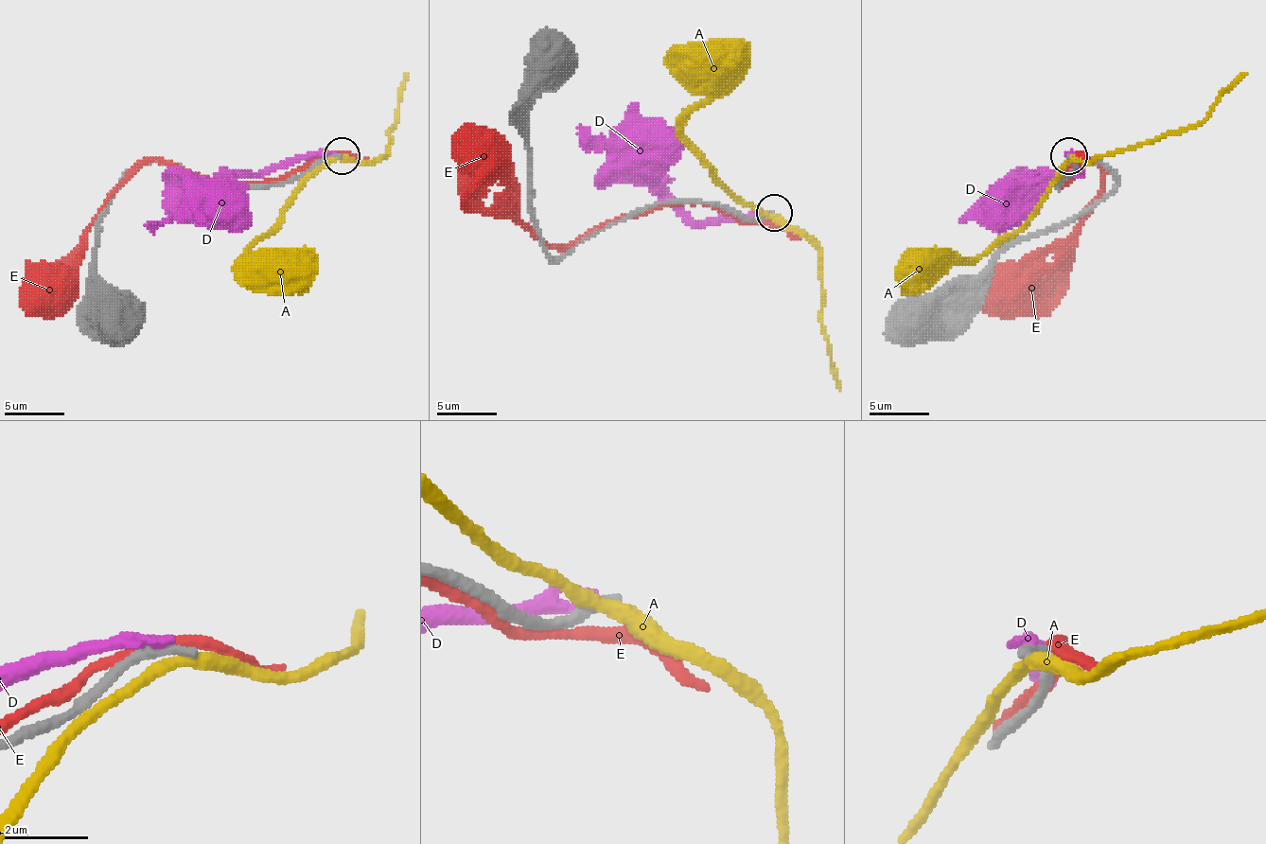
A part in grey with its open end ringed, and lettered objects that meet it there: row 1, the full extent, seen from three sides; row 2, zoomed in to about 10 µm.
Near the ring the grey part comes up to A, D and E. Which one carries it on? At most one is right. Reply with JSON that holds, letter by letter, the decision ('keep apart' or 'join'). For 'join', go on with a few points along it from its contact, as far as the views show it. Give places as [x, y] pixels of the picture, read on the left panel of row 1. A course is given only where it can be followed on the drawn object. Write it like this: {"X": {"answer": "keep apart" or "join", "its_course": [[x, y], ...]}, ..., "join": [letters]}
{"A": {"answer": "keep apart"}, "D": {"answer": "keep apart"}, "E": {"answer": "keep apart"}, "join": []}

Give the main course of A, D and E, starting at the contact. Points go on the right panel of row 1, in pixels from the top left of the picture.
A: (1071, 155), (1031, 216), (990, 249), (971, 257), (956, 257), (925, 270)
D: (1071, 155), (1077, 170), (1041, 179), (1008, 183), (998, 191), (1001, 201)
E: (1077, 155), (1059, 183), (1089, 161), (1101, 170), (1101, 194), (1038, 282), (1016, 303), (1005, 297), (1011, 294)

